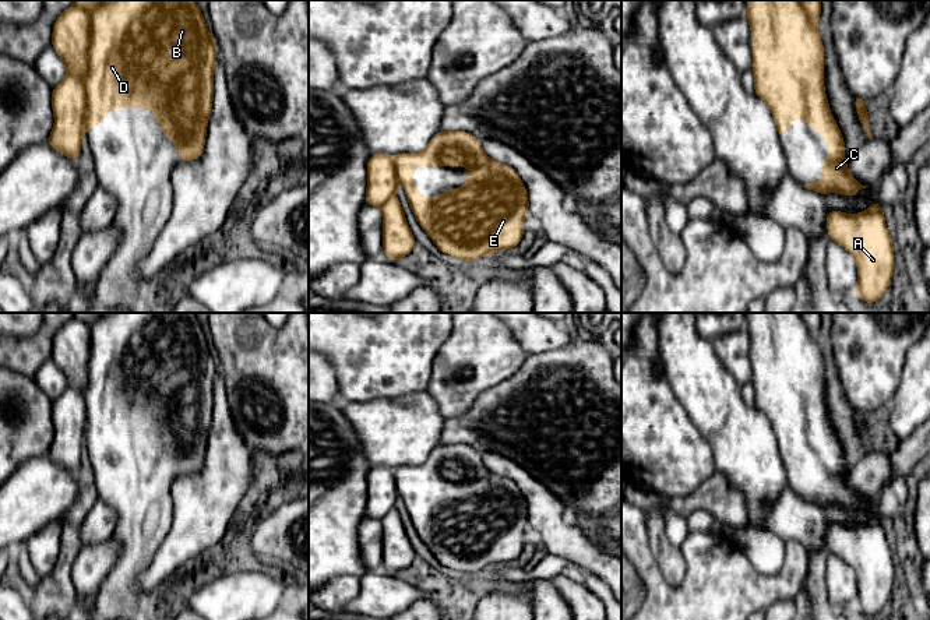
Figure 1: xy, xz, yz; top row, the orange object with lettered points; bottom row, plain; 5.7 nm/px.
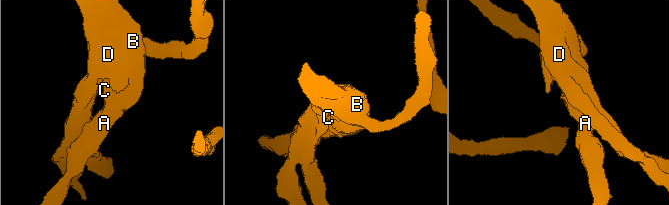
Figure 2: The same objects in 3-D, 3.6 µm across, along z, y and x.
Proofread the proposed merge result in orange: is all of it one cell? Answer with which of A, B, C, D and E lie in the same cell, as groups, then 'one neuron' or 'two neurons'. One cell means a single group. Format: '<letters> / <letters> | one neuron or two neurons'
A B C D E | one neuron

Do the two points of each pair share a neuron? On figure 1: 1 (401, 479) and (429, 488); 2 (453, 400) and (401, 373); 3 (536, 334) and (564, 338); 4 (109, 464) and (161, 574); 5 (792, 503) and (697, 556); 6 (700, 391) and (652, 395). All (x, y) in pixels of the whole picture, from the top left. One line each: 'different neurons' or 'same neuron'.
1: same neuron
2: different neurons
3: same neuron
4: different neurons
5: different neurons
6: different neurons

